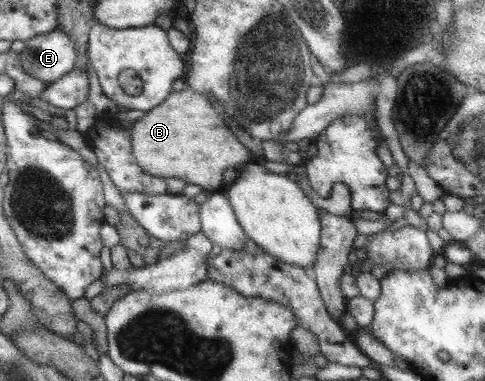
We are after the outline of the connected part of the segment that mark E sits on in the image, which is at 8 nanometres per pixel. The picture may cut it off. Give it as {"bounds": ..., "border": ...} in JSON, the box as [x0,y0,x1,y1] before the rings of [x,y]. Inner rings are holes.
{"bounds":[18,27,76,82],"border":[[[56,27],[53,31],[46,34],[41,34],[32,37],[32,39],[26,40],[26,47],[18,55],[18,61],[20,61],[20,67],[32,75],[34,79],[40,79],[40,81],[53,82],[56,79],[69,73],[76,61],[76,49],[74,49],[74,41],[64,33],[59,31],[60,28]]]}

